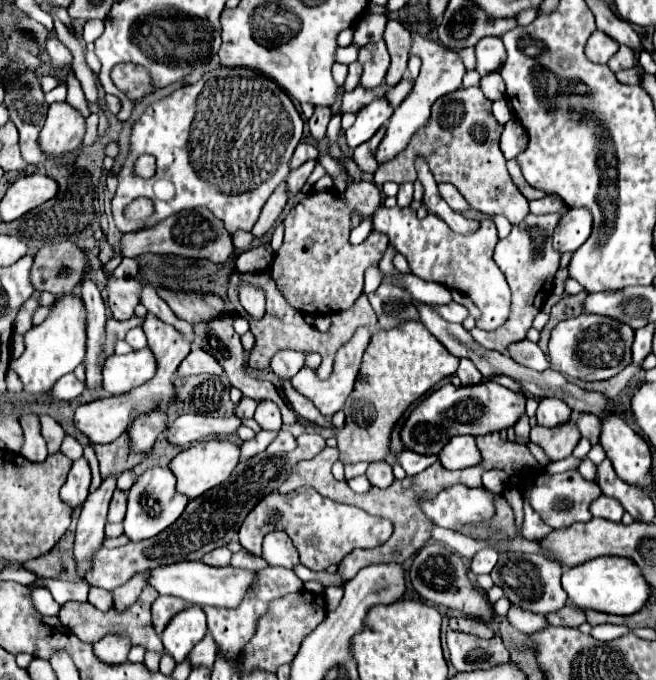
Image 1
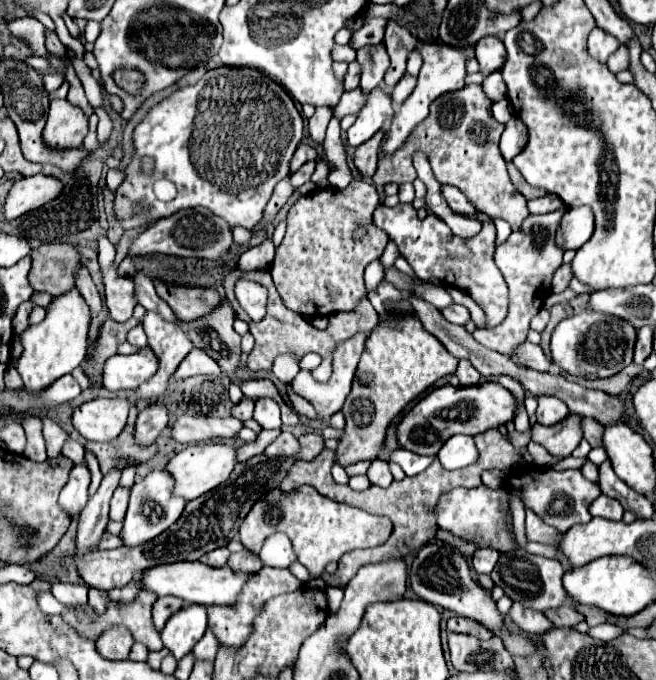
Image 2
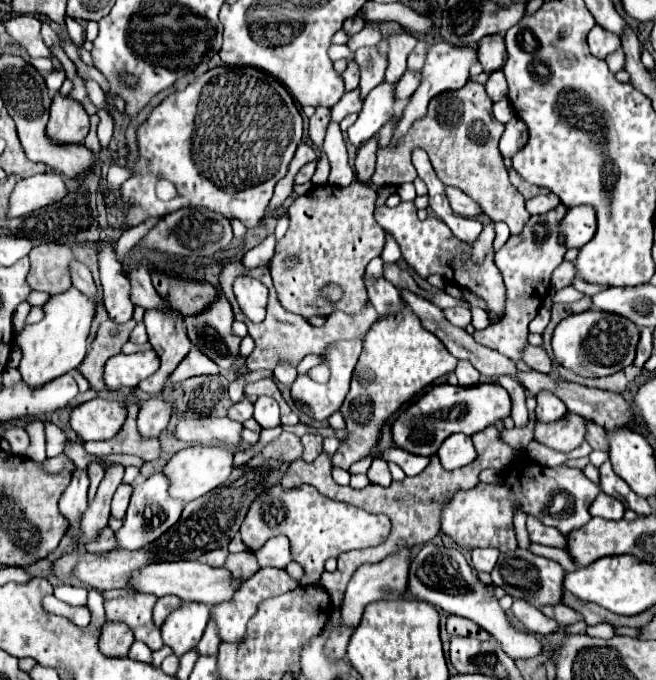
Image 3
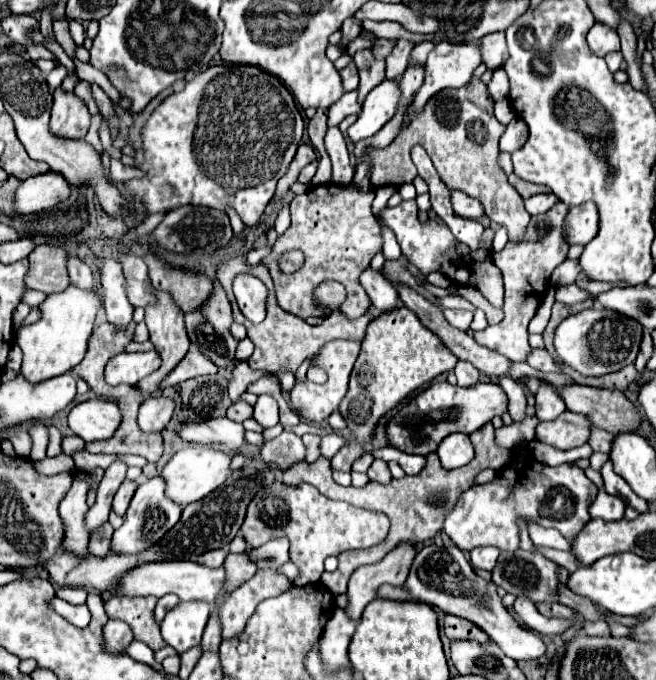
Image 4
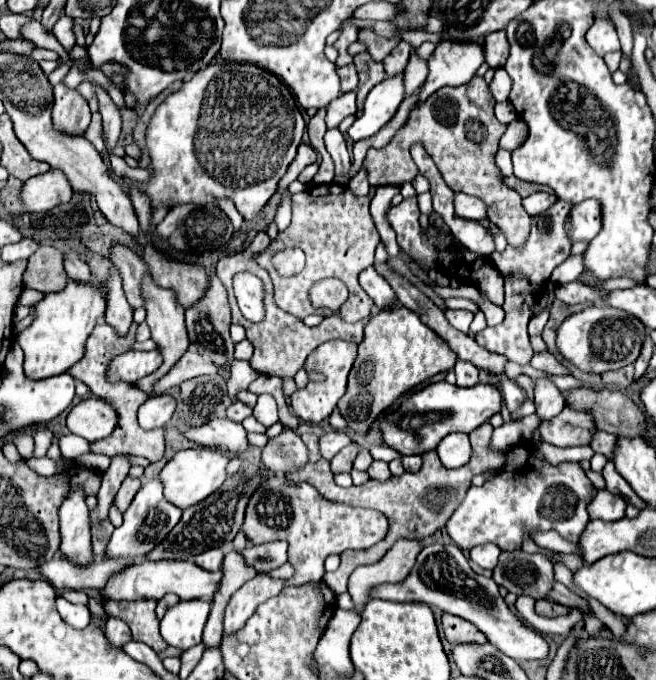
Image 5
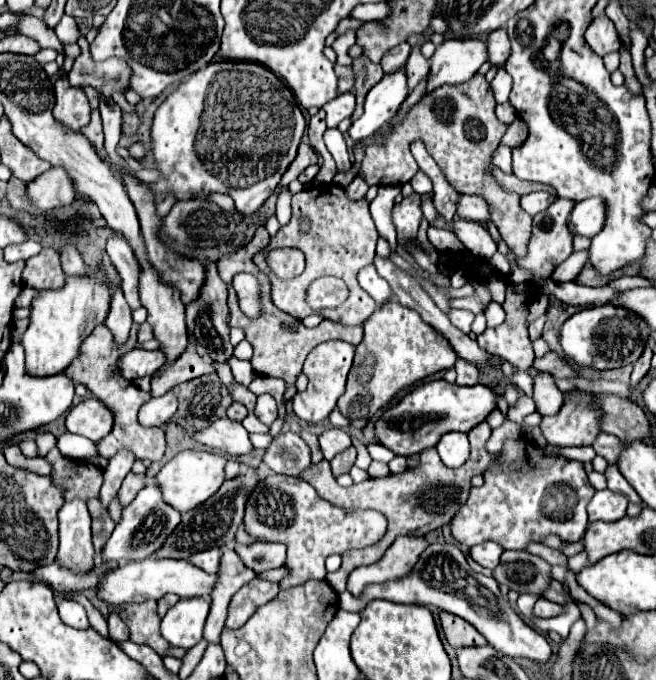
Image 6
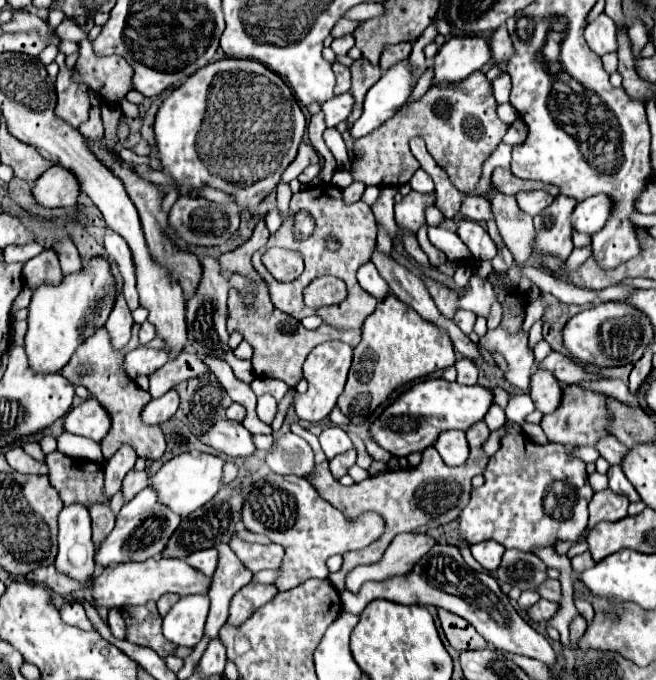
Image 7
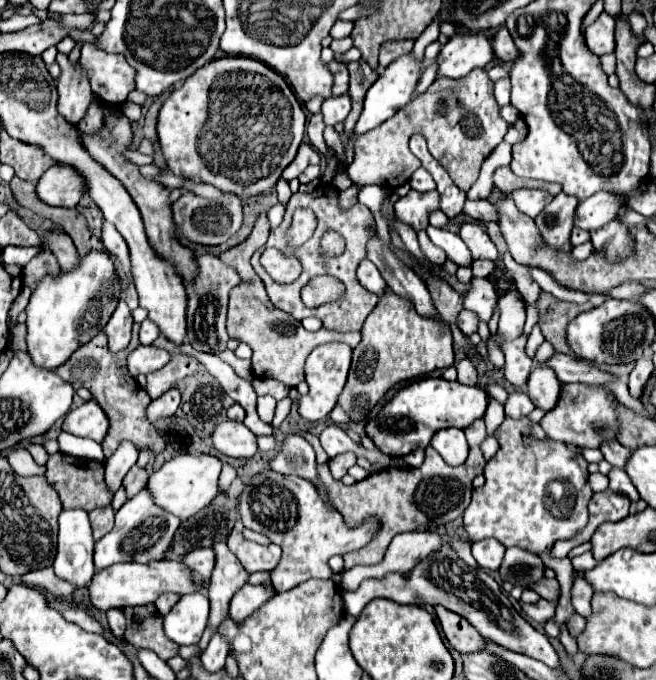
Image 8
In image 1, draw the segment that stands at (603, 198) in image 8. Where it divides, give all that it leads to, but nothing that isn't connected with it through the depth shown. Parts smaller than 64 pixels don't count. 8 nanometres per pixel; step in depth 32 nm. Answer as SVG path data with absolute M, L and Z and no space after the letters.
M570 208L556 226L554 248L564 252L576 252L592 232L592 216L586 208Z

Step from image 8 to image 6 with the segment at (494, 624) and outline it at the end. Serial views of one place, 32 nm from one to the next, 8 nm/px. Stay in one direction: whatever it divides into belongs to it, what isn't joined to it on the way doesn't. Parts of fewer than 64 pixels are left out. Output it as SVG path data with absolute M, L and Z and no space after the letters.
M430 544L424 554L420 554L420 560L412 568L412 572L396 582L384 582L384 584L374 584L368 586L364 592L364 600L358 602L350 592L342 592L338 596L338 604L342 610L350 612L360 612L366 602L382 598L390 602L402 602L402 604L424 604L424 606L436 606L444 612L456 614L464 620L468 620L484 638L488 640L490 646L494 646L498 652L510 656L510 658L528 658L528 660L538 660L546 662L550 660L550 644L548 640L530 628L526 622L520 620L520 616L510 608L506 596L498 590L498 584L494 578L488 578L484 574L476 574L468 562L462 550L456 544Z

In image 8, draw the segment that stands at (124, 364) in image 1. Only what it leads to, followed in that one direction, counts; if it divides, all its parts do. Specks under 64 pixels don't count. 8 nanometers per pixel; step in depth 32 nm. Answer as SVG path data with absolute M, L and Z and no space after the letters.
M138 346L128 354L128 372L132 378L136 376L146 376L150 372L156 372L160 366L168 364L172 356L166 350L154 348L154 346Z

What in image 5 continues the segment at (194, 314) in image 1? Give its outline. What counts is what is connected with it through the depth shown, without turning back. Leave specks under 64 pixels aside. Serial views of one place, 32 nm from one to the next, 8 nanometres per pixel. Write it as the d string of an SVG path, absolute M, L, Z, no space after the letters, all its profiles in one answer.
M146 244L144 262L148 266L154 284L172 290L176 294L178 304L184 310L192 308L192 304L198 304L204 298L210 280L202 266L176 264L166 256L162 256L152 244Z

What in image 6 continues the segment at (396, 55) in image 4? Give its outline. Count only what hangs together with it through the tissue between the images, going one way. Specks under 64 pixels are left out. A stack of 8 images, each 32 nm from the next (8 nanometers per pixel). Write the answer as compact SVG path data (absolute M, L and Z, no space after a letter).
M402 42L402 44L398 44L396 48L392 48L384 58L382 58L382 68L384 68L384 72L396 72L396 70L400 70L402 66L406 66L406 60L408 60L408 56L410 56L410 44L408 42Z

